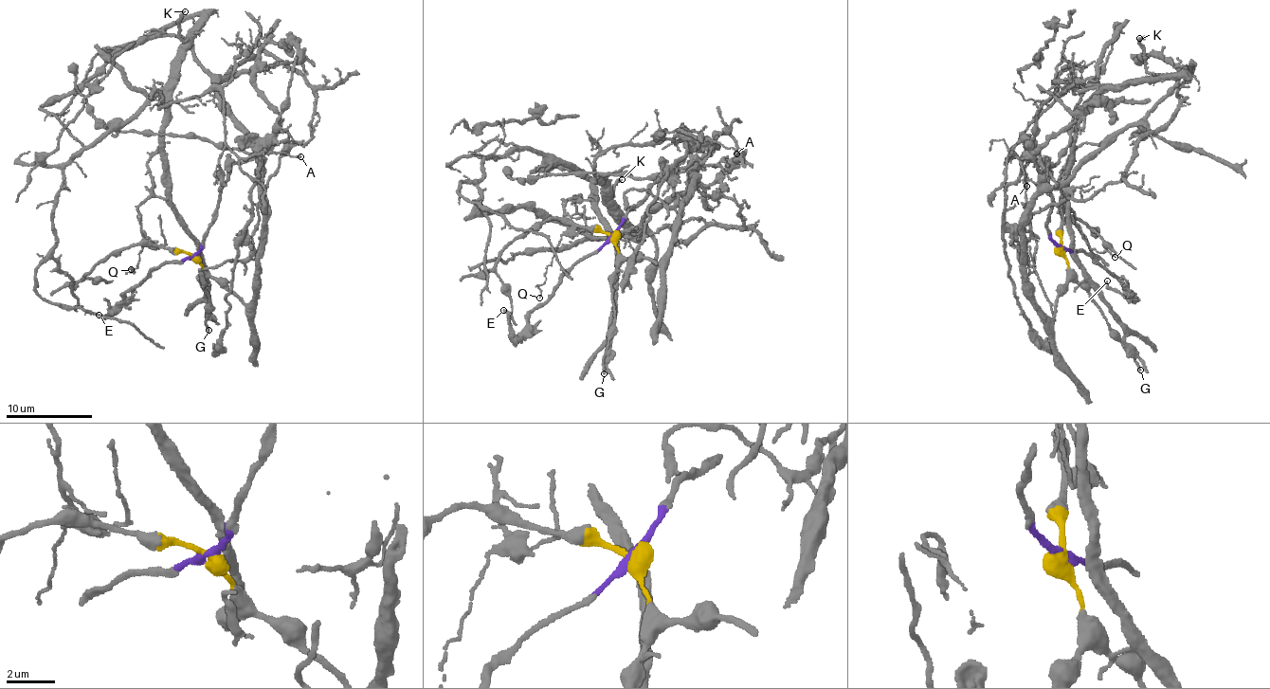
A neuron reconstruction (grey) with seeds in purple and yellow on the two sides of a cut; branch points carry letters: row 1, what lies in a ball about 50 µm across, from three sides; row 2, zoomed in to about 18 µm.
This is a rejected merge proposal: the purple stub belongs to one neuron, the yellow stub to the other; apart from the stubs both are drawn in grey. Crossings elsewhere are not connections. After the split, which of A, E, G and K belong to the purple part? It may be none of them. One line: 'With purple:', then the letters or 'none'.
With purple: A, E, K

